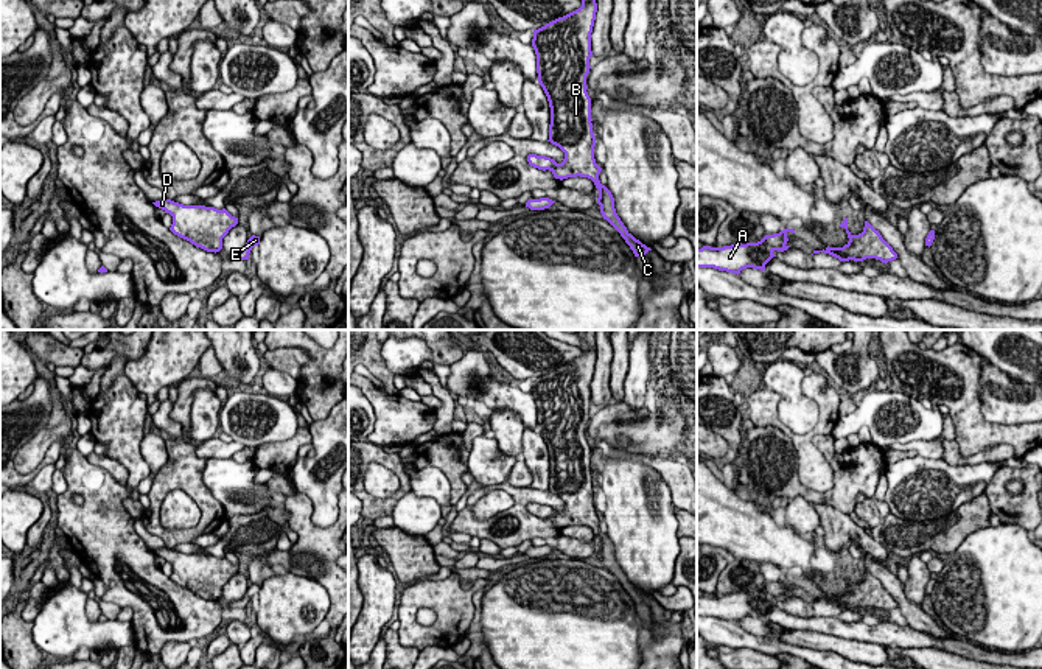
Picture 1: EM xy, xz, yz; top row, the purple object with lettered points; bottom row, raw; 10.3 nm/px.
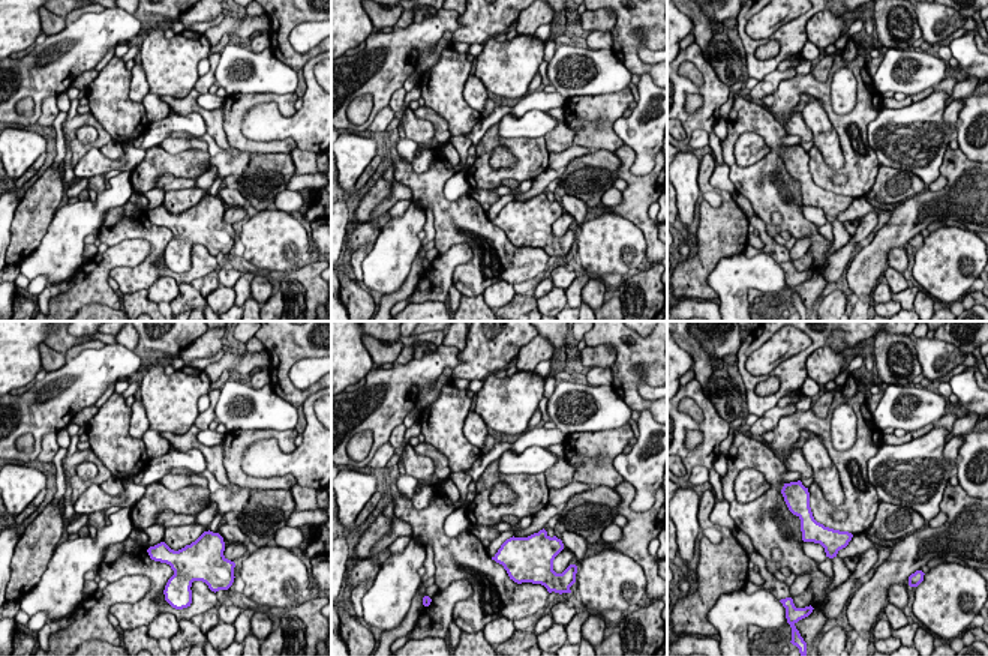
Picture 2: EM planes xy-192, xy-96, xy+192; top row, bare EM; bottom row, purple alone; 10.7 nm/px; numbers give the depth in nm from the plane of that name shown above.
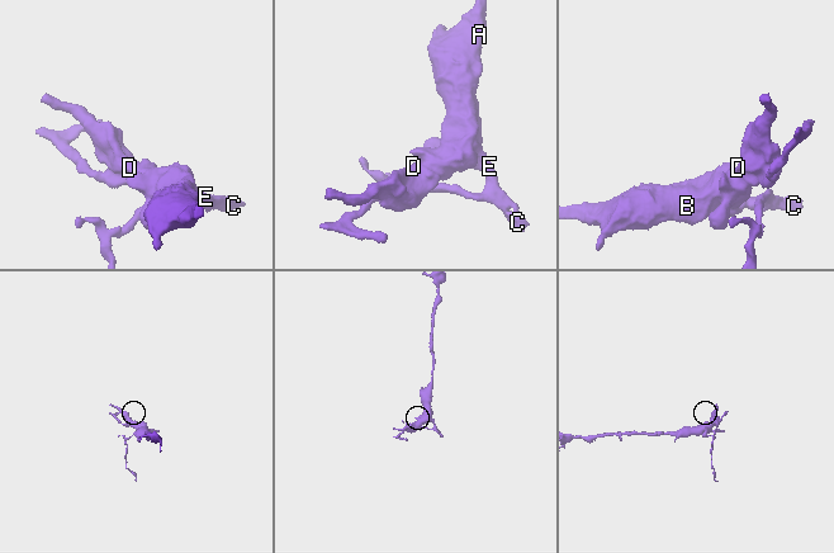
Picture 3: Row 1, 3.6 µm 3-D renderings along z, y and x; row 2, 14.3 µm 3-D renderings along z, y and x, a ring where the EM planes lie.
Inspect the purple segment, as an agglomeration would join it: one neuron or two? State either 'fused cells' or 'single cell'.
single cell

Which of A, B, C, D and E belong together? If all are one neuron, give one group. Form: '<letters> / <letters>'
A B C D E

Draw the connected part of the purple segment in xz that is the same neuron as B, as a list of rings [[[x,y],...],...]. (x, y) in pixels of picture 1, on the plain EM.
[[[586,330],[582,355],[544,375],[533,378],[532,395],[537,403],[538,431],[549,456],[549,489],[565,501],[561,512],[546,504],[529,503],[527,510],[549,518],[555,527],[588,526],[599,538],[600,562],[625,588],[635,605],[645,605],[650,596],[636,588],[614,557],[611,540],[600,532],[602,517],[596,512],[591,447],[586,440],[589,422],[591,381],[596,369],[596,330]]]

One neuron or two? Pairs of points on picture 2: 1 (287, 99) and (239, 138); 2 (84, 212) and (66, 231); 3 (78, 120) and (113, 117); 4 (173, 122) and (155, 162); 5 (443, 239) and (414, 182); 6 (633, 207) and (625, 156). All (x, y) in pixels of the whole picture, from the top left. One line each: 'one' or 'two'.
1: one
2: one
3: two
4: two
5: one
6: one

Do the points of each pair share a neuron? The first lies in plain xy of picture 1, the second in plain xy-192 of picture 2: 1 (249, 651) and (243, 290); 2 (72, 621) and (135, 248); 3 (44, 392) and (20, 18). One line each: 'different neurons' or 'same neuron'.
1: same neuron
2: different neurons
3: different neurons

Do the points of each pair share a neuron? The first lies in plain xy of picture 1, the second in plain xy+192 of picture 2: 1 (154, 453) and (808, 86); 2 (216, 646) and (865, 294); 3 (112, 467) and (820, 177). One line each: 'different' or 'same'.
1: different
2: different
3: same

